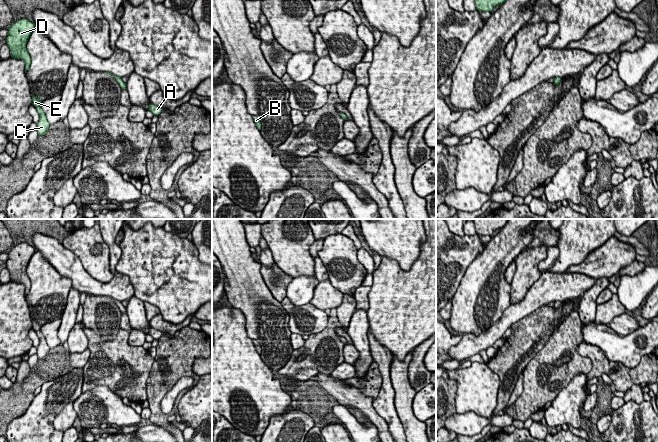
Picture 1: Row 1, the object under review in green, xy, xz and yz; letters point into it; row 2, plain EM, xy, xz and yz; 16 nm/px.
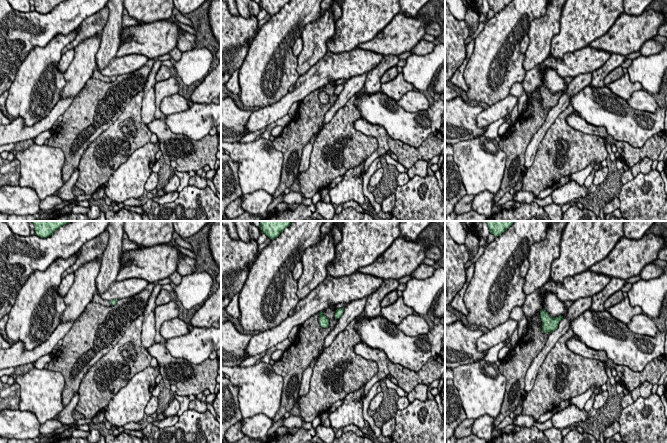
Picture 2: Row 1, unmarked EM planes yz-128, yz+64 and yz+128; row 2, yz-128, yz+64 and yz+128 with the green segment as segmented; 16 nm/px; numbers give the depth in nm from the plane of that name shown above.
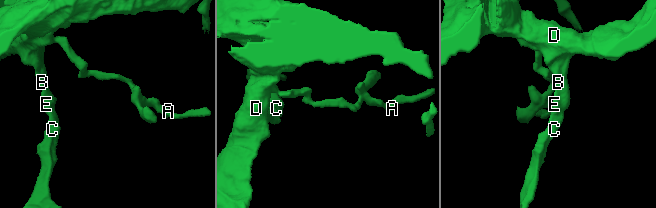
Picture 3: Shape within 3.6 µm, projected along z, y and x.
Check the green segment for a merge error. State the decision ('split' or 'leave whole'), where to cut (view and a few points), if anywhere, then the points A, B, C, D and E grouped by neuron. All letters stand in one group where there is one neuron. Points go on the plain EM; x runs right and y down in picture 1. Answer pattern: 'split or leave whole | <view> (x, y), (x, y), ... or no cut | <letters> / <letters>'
split | yz (559, 302), (554, 304) | A / B C D E

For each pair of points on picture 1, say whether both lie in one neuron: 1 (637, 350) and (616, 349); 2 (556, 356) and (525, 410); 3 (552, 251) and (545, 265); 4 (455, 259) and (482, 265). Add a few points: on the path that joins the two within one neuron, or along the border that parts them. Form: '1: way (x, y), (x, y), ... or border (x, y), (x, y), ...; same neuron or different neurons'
1: way (632, 349), (621, 349); same neuron
2: way (541, 364), (536, 369), (535, 395); same neuron
3: way (552, 254), (548, 262); same neuron
4: border (485, 243), (484, 249), (468, 266), (460, 283); different neurons

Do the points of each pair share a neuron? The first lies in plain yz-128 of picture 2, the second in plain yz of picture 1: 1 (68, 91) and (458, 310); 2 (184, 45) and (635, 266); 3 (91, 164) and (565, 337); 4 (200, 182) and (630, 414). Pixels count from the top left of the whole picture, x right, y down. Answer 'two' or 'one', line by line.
1: two
2: one
3: one
4: two

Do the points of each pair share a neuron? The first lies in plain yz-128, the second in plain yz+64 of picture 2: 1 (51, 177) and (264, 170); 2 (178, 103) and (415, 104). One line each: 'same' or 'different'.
1: same
2: same

